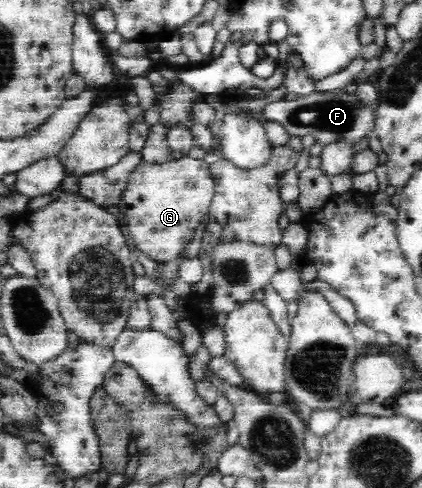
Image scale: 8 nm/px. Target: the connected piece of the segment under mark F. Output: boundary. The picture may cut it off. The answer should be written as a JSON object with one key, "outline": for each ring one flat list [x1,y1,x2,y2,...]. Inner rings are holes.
{"outline":[[333,89,333,91,313,91,309,95,295,97,295,99,281,99,276,103,269,103,265,107,263,118,275,121,291,135,305,137,313,135,315,141,322,146,346,142,353,145,361,139,370,136,376,129,375,109,373,104,361,101,356,93,349,93,347,89]]}

